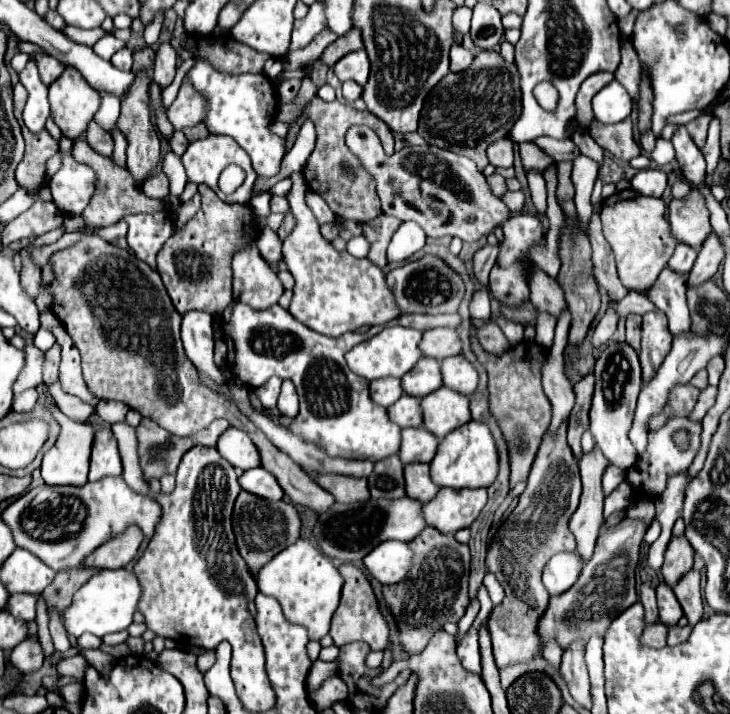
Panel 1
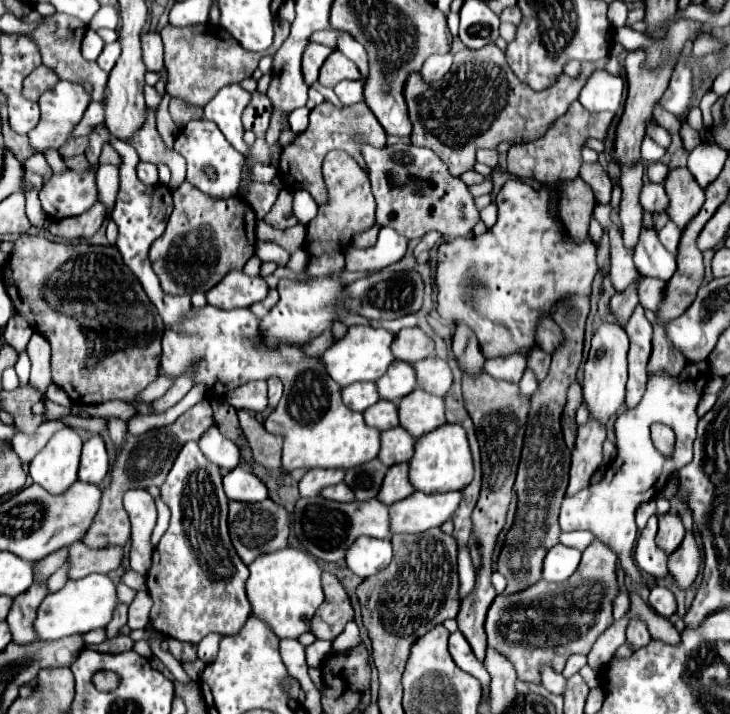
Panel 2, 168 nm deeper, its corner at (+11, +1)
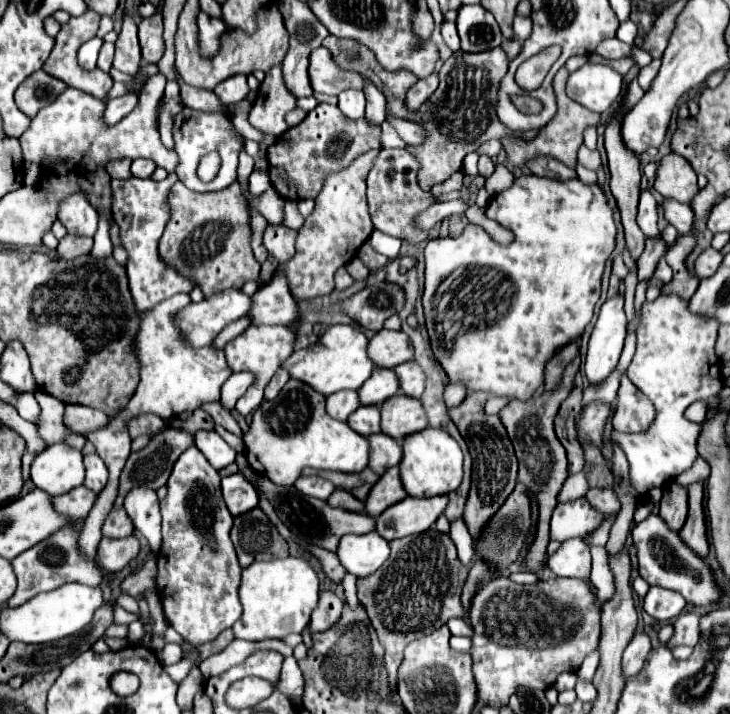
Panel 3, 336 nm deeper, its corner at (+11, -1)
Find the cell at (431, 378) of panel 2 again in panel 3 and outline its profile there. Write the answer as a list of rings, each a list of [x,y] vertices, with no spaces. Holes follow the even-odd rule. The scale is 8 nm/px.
[[[406,361],[406,363],[400,363],[398,367],[394,367],[394,371],[396,371],[396,375],[400,375],[400,391],[408,397],[418,399],[424,391],[424,379],[426,379],[426,375],[418,367],[418,363]]]

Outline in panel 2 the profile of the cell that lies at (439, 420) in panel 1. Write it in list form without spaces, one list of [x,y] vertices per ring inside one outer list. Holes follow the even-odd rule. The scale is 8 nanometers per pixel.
[[[414,389],[410,395],[400,399],[398,415],[400,425],[418,439],[446,423],[444,399],[424,393],[424,389]]]

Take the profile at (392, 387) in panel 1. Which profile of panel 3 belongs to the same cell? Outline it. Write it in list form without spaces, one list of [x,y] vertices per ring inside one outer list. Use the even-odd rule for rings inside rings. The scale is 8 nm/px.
[[[338,391],[326,397],[326,411],[332,419],[346,421],[352,411],[360,407],[358,403],[358,393],[356,391]]]

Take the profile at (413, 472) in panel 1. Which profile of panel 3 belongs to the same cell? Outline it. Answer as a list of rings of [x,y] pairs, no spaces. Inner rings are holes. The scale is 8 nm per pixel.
[[[390,467],[376,483],[376,487],[372,487],[372,491],[368,493],[366,499],[366,513],[372,517],[378,517],[384,509],[388,509],[390,505],[398,503],[400,499],[406,497],[406,491],[400,483],[400,475],[398,475],[398,467]]]

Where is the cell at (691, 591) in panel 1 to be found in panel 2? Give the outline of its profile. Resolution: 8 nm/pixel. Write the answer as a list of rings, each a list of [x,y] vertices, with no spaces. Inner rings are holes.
[[[688,533],[684,543],[676,549],[676,553],[668,557],[668,571],[676,587],[686,591],[694,583],[698,569],[700,569],[700,551],[694,541],[694,535]]]

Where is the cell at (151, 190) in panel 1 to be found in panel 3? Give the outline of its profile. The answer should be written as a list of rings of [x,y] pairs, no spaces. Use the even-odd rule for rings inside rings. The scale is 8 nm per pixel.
[[[136,159],[132,161],[132,175],[134,177],[140,177],[140,179],[146,179],[154,173],[156,169],[156,163],[150,161],[150,159]]]

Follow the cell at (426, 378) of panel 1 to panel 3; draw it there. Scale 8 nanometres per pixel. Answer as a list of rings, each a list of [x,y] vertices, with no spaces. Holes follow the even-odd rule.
[[[376,367],[376,371],[372,371],[372,379],[368,379],[368,383],[364,383],[364,387],[360,387],[358,393],[362,405],[380,405],[382,401],[396,395],[398,391],[400,385],[396,373],[392,369]]]

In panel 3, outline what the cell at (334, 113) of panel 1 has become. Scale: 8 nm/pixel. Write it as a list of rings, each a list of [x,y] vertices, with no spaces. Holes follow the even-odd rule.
[[[320,103],[300,125],[290,127],[276,139],[274,145],[268,147],[268,173],[272,187],[286,201],[316,199],[326,175],[332,171],[342,171],[358,155],[374,147],[380,147],[380,127],[368,125],[366,119],[352,121],[336,105]]]

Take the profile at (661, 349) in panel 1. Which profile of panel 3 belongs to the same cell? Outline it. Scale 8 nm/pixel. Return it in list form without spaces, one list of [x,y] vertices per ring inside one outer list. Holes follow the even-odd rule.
[[[624,375],[618,389],[616,415],[612,417],[612,425],[620,433],[644,433],[656,417],[656,409],[646,395],[638,395],[636,385]]]

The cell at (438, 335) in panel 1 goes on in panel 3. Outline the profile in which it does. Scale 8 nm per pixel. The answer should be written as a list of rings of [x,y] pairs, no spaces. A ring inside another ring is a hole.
[[[382,329],[370,339],[368,357],[372,357],[372,363],[376,363],[376,367],[392,369],[400,363],[410,361],[414,357],[414,349],[404,331]]]

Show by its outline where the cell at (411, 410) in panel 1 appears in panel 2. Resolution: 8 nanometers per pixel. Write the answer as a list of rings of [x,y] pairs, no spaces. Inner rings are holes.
[[[380,401],[364,411],[366,423],[372,427],[378,427],[380,431],[392,429],[398,425],[398,405],[392,401]]]

